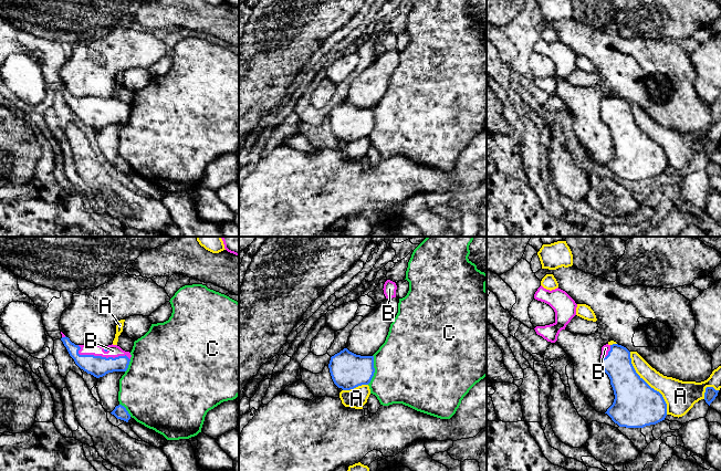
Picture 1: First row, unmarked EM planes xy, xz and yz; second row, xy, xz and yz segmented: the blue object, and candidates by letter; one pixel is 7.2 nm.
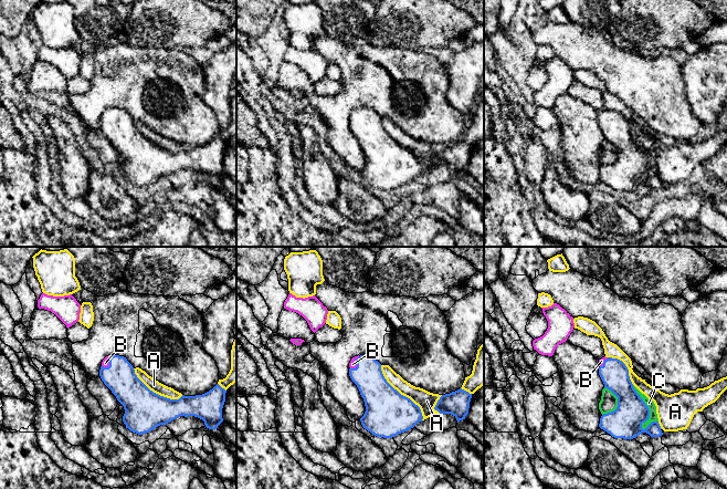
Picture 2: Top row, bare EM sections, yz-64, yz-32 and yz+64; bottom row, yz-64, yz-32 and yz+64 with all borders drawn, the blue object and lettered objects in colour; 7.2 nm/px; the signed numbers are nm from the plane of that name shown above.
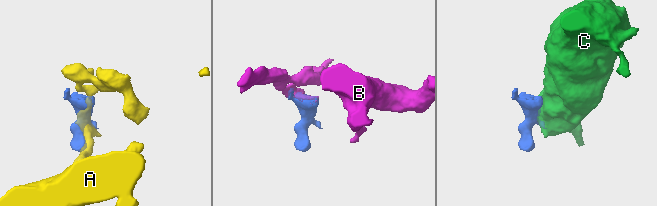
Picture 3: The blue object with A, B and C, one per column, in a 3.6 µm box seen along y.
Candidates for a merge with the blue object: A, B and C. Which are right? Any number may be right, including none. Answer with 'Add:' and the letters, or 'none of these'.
Add: B

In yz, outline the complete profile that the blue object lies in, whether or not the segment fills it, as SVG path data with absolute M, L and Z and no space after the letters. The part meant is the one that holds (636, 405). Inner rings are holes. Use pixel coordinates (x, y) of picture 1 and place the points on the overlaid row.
M618 344L602 347L600 364L610 379L615 399L607 409L619 427L644 428L665 420L667 404L635 370L630 352Z

